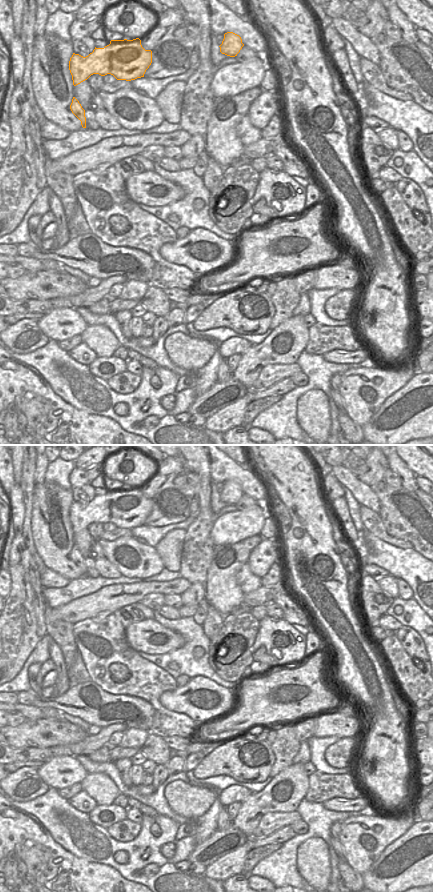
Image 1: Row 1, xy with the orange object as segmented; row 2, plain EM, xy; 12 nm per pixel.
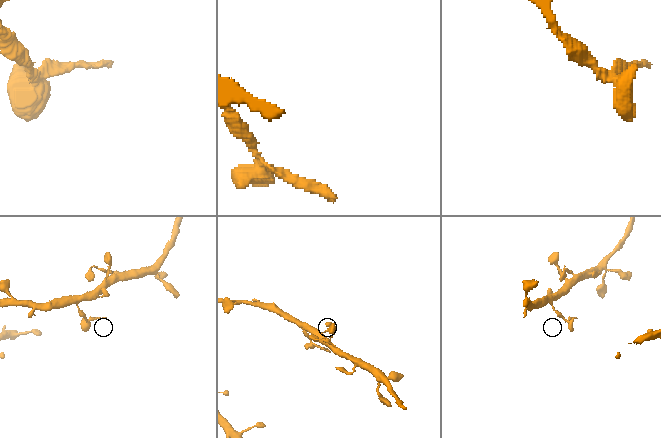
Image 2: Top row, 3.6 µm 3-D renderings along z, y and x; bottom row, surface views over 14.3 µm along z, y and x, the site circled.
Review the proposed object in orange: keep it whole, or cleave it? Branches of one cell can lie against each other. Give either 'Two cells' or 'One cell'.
Two cells

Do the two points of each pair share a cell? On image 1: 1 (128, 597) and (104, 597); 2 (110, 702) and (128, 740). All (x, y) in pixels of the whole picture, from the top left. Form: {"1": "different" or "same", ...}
{"1": "same", "2": "different"}

